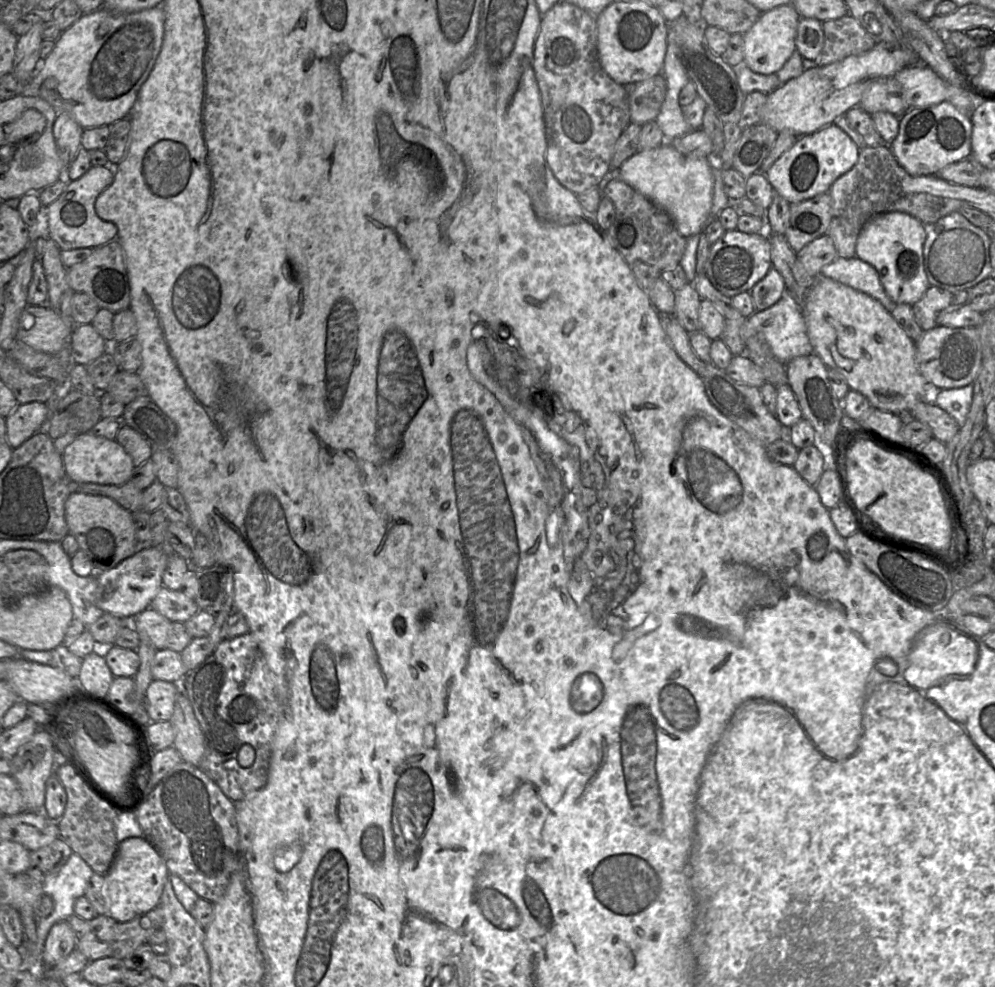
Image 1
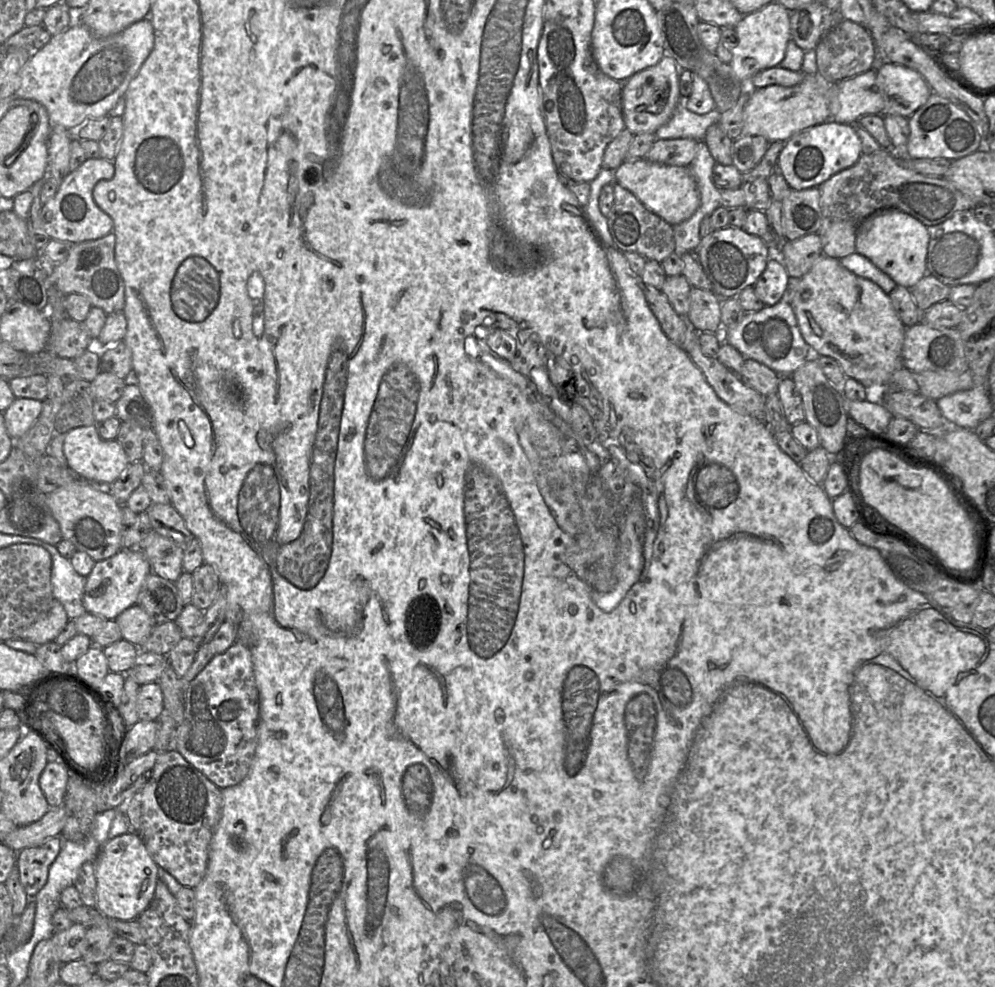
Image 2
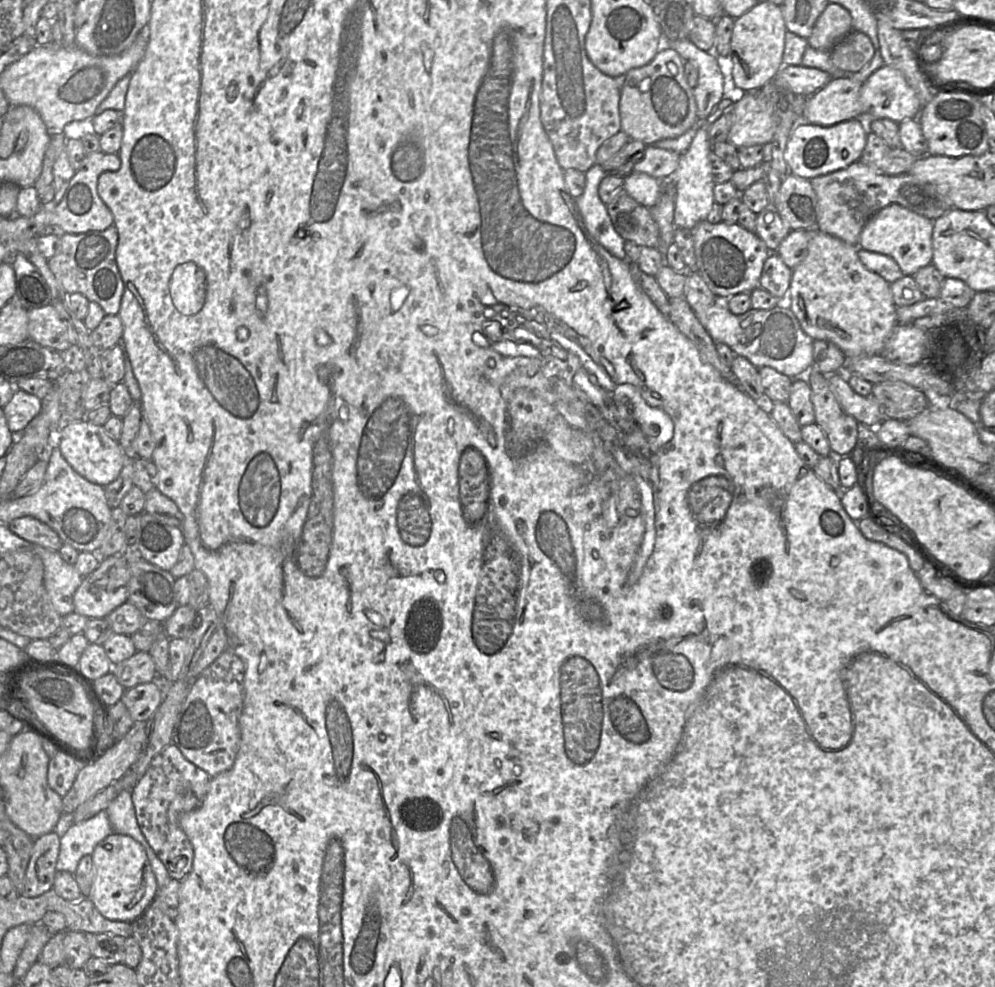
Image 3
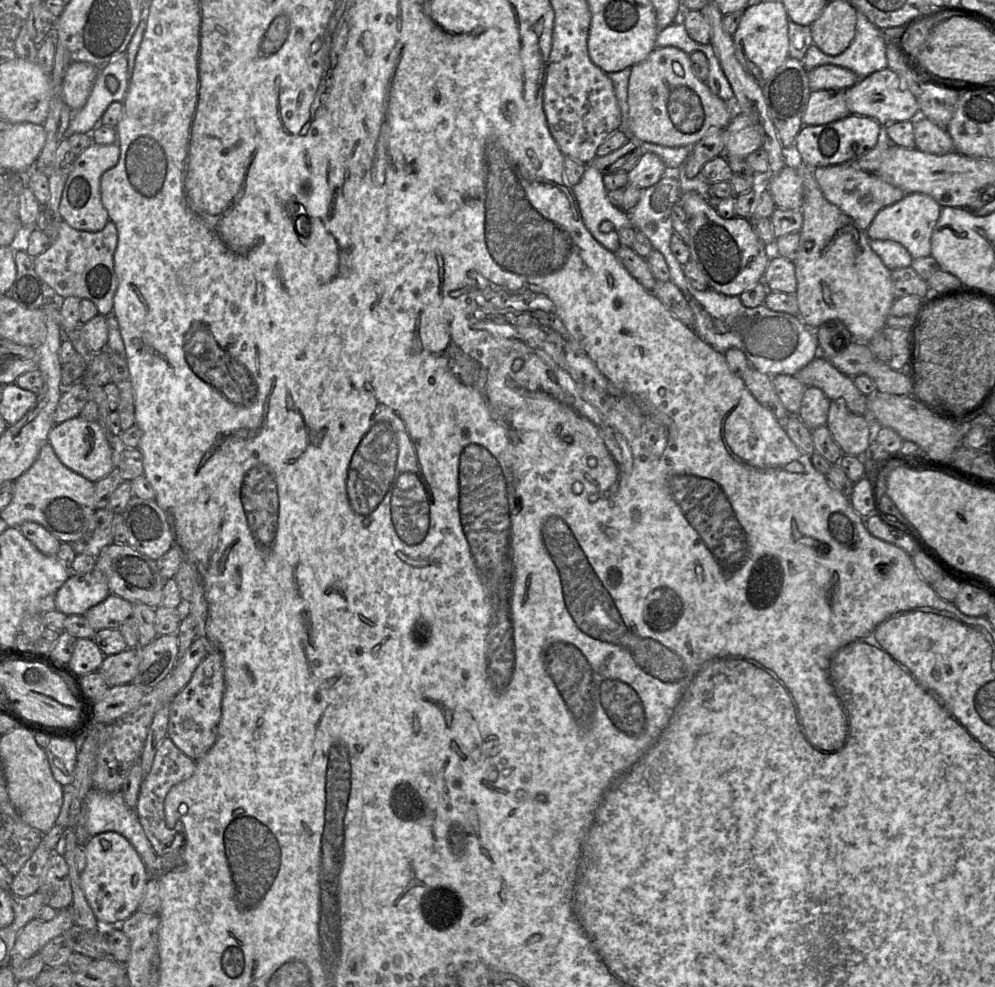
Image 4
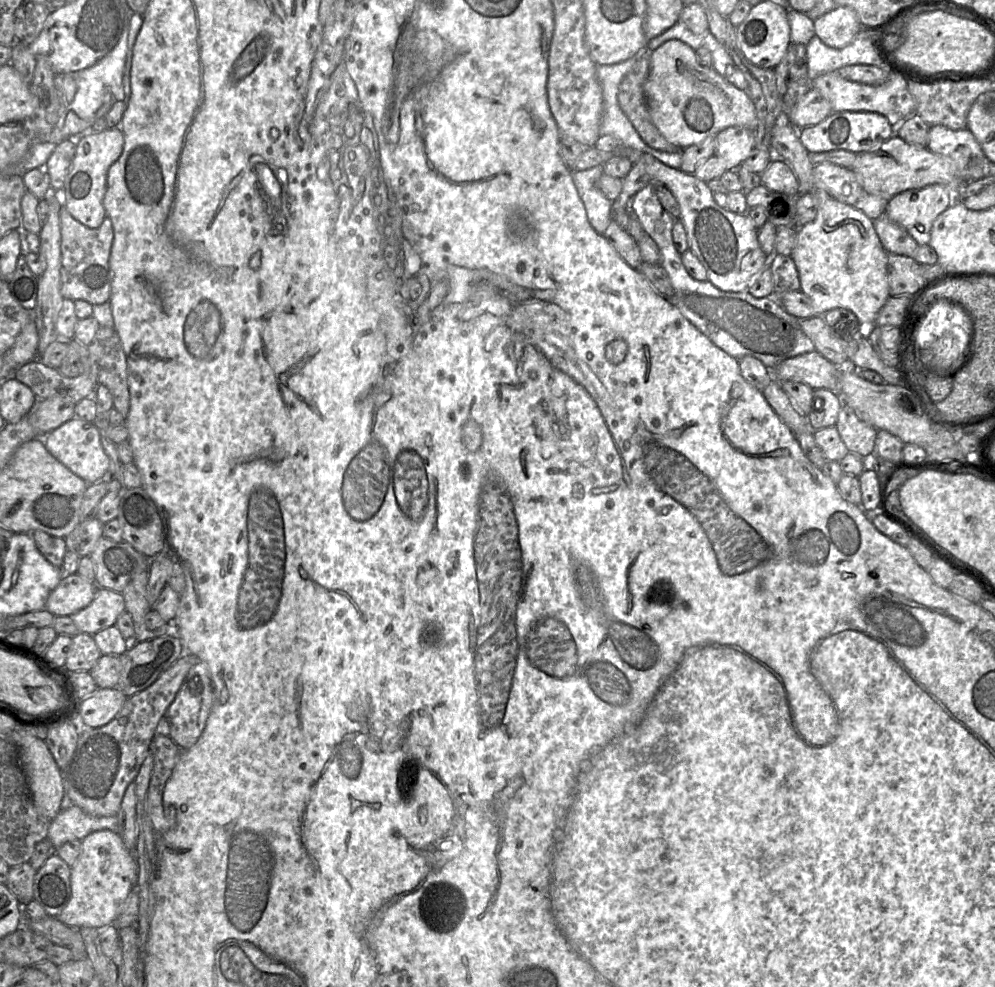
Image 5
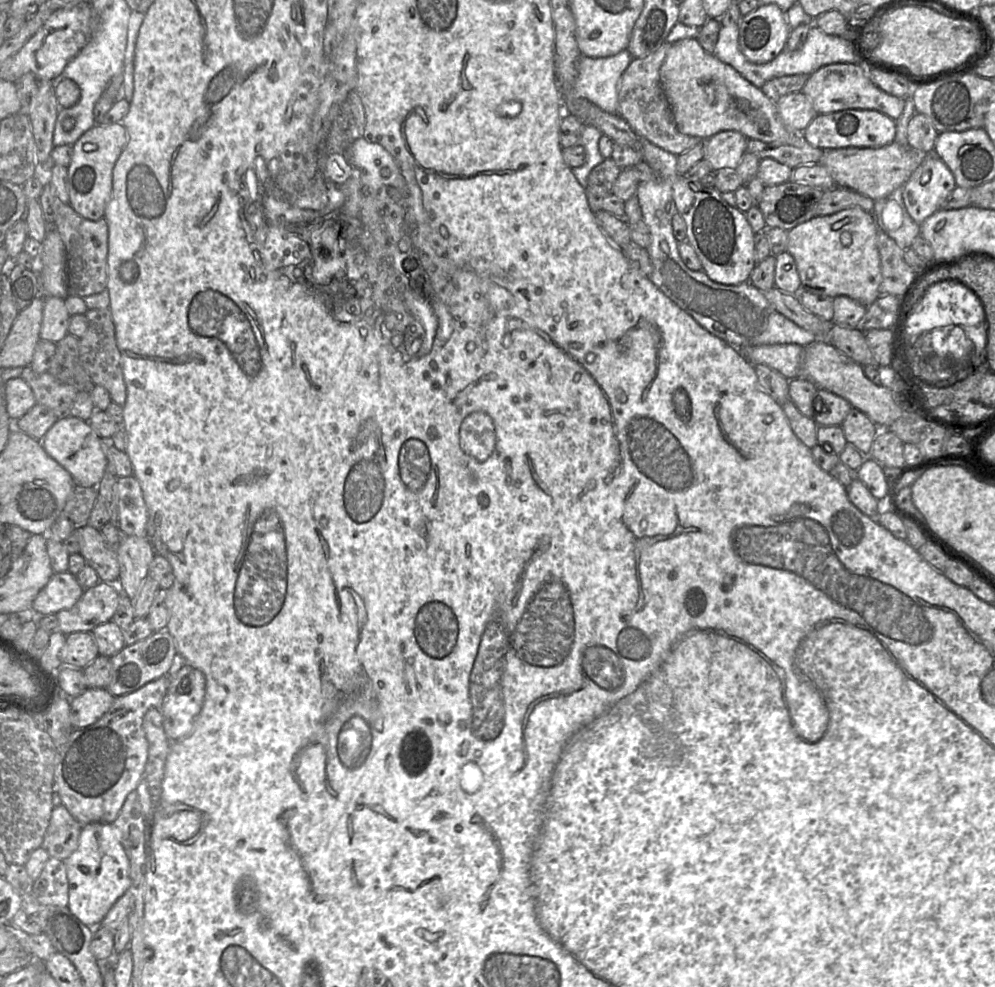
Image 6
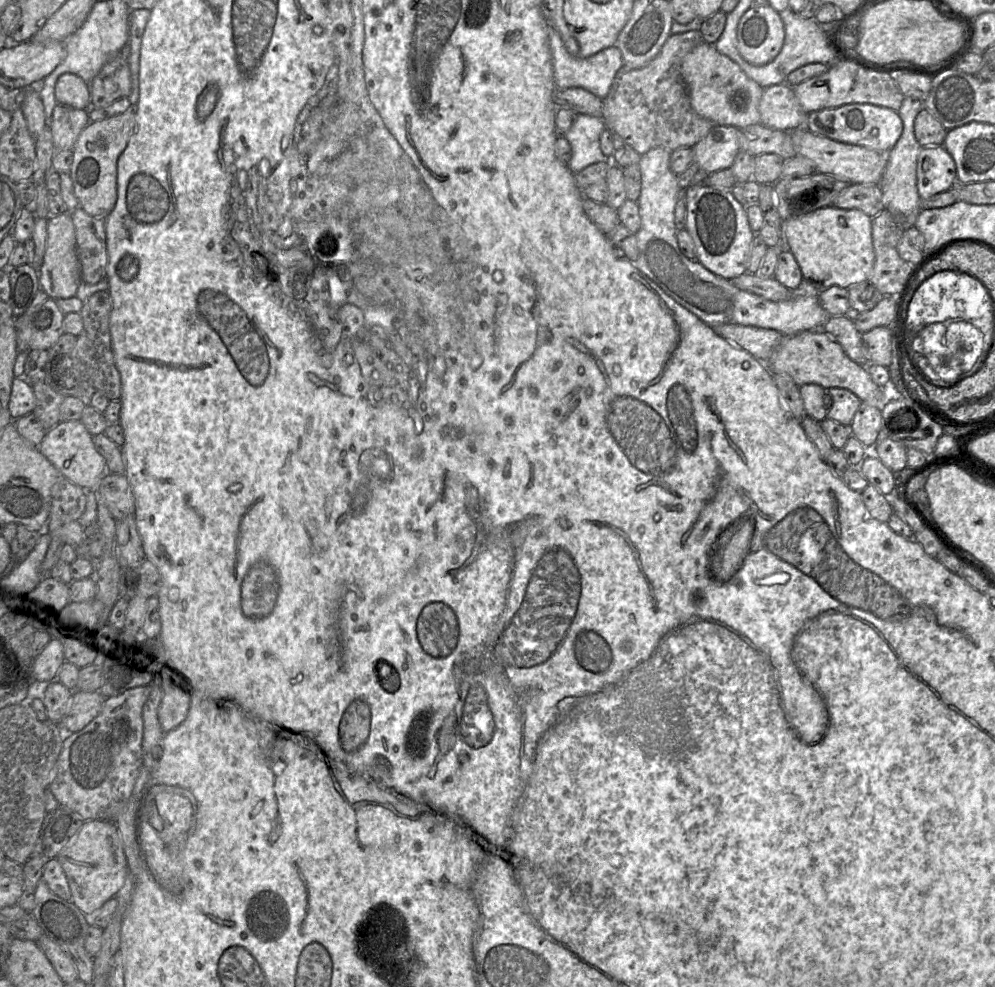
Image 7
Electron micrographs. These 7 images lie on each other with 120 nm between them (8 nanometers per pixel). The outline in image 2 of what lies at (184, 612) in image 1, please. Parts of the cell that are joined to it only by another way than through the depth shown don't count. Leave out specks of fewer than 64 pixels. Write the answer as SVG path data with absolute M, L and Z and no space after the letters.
M153 572L141 588L137 605L148 613L155 624L174 621L184 608L175 583Z

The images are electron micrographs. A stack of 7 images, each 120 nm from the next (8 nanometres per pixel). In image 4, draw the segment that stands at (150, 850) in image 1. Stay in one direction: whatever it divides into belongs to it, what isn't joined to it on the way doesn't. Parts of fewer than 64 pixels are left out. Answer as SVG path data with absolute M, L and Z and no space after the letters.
M109 831L91 837L85 844L87 863L80 873L87 902L99 928L118 926L139 908L149 874L133 845L121 834Z

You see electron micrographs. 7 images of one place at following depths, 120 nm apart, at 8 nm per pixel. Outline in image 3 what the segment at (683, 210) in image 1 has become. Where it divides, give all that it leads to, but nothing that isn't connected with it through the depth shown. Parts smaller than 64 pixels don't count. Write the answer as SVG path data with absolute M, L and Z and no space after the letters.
M633 171L624 177L622 187L635 201L650 209L658 202L666 181Z

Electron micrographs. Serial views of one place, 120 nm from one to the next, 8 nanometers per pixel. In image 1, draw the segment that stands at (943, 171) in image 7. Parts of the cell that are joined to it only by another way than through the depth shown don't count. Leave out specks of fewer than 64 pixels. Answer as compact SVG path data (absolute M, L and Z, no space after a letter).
M887 212L864 224L856 241L855 255L876 269L886 294L893 302L913 305L929 287L923 262L925 239L924 224L918 219L904 212Z

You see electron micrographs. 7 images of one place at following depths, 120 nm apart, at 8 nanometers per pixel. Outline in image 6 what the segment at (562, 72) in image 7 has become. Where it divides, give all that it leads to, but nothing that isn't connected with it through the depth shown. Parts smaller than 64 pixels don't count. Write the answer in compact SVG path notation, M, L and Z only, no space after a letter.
M627 49L608 57L580 55L576 82L564 97L581 97L607 113L618 114L619 81L632 60Z

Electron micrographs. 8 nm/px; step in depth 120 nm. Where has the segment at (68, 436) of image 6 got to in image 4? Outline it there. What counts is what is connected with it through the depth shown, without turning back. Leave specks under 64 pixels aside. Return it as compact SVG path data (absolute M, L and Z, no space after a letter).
M80 416L55 424L48 434L48 442L56 456L69 469L95 483L106 477L115 468L114 449L97 421L90 422Z

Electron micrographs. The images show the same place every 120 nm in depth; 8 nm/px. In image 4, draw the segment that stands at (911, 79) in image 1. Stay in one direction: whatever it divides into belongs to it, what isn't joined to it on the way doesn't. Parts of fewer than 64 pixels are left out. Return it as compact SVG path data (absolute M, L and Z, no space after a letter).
M886 67L859 80L845 90L846 105L850 114L866 116L876 120L881 126L912 118L924 117L919 113L915 96L906 88L898 75Z

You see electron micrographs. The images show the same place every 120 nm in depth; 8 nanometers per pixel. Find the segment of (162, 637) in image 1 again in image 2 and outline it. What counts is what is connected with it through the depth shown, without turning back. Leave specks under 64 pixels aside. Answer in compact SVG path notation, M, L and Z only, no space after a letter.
M135 604L124 610L116 619L122 638L140 647L156 625L148 613Z

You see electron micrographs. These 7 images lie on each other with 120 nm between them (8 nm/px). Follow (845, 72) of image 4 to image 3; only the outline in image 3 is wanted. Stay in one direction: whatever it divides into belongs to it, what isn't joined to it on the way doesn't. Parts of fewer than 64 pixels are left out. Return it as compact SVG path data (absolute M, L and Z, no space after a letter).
M783 65L772 83L797 95L810 97L833 77L823 70L802 65Z

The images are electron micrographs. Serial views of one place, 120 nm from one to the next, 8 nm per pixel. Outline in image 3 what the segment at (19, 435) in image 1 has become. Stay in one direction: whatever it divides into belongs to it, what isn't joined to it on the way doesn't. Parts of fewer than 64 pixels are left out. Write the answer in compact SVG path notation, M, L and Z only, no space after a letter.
M16 389L11 400L3 407L8 427L16 436L41 412L42 400Z

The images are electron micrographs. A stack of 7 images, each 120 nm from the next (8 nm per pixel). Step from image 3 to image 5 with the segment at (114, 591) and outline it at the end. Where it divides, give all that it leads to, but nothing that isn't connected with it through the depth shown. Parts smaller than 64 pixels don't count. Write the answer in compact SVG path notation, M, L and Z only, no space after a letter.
M64 574L49 594L45 609L54 616L71 616L88 606L97 590L96 583L78 575Z

